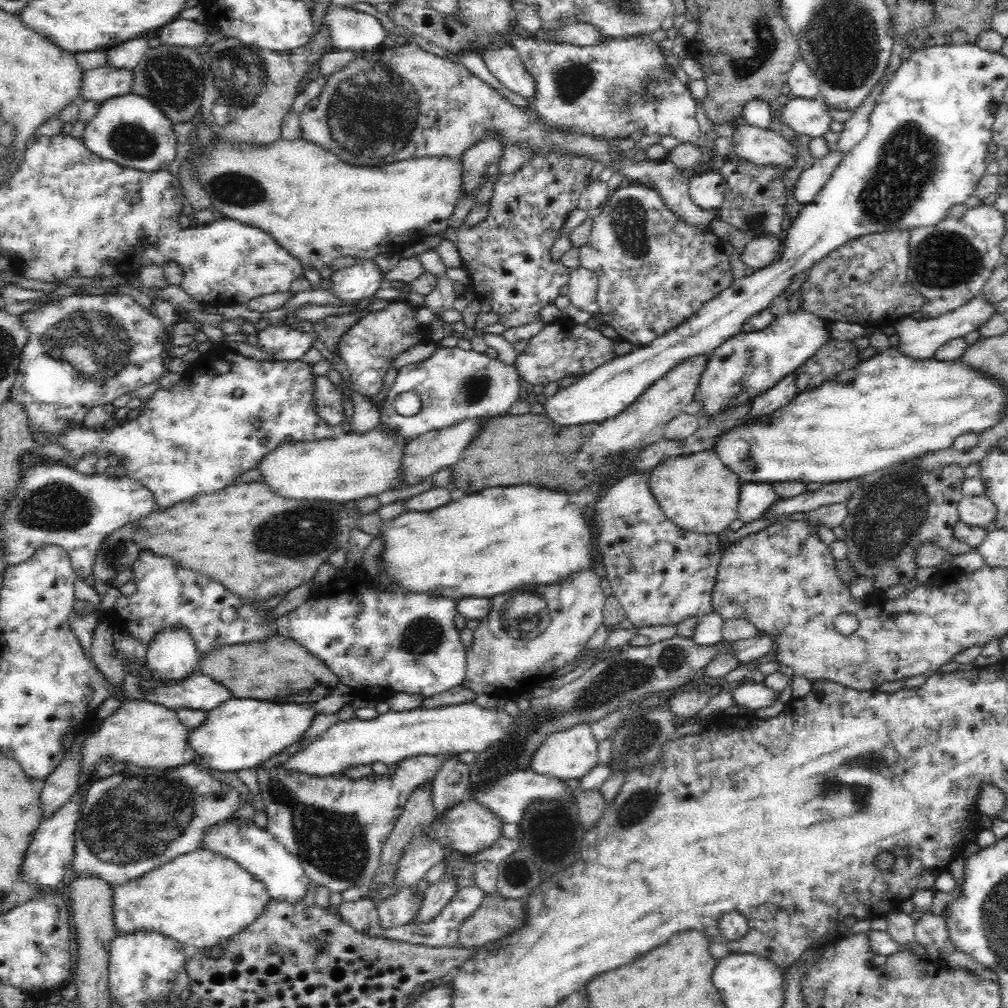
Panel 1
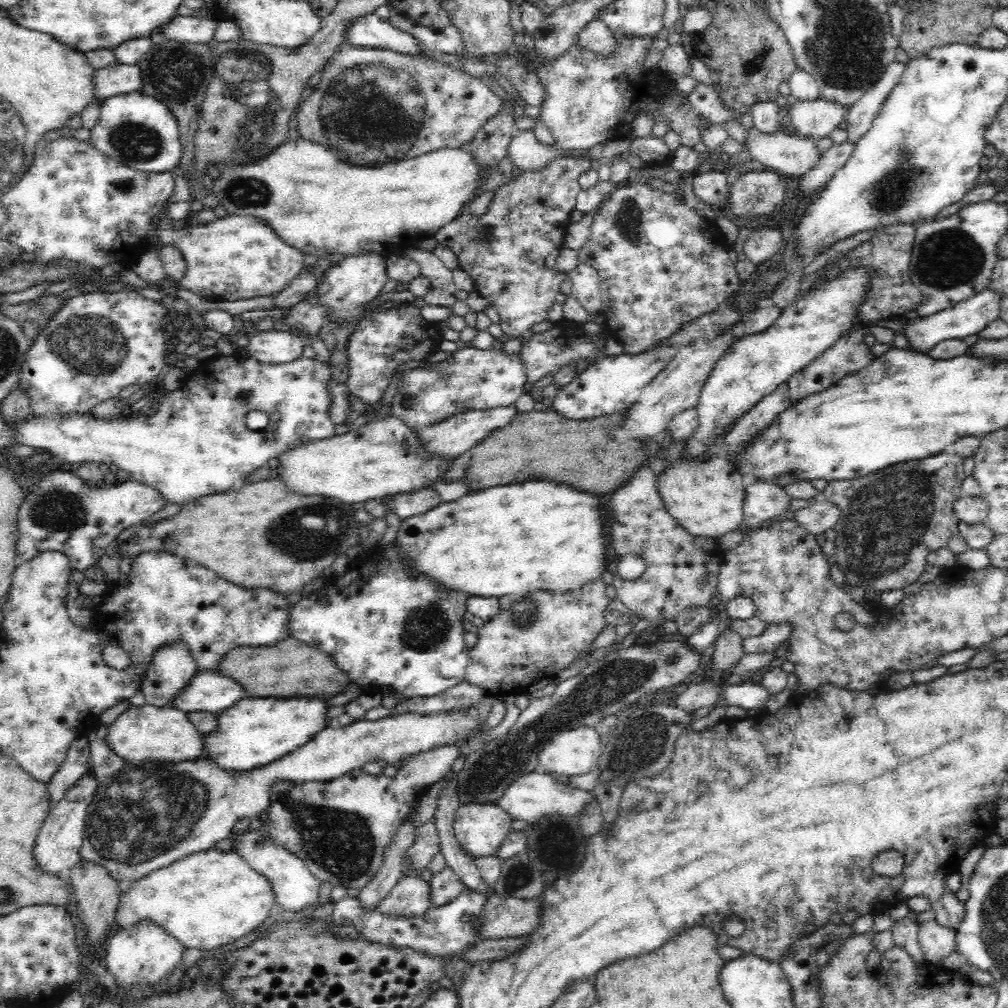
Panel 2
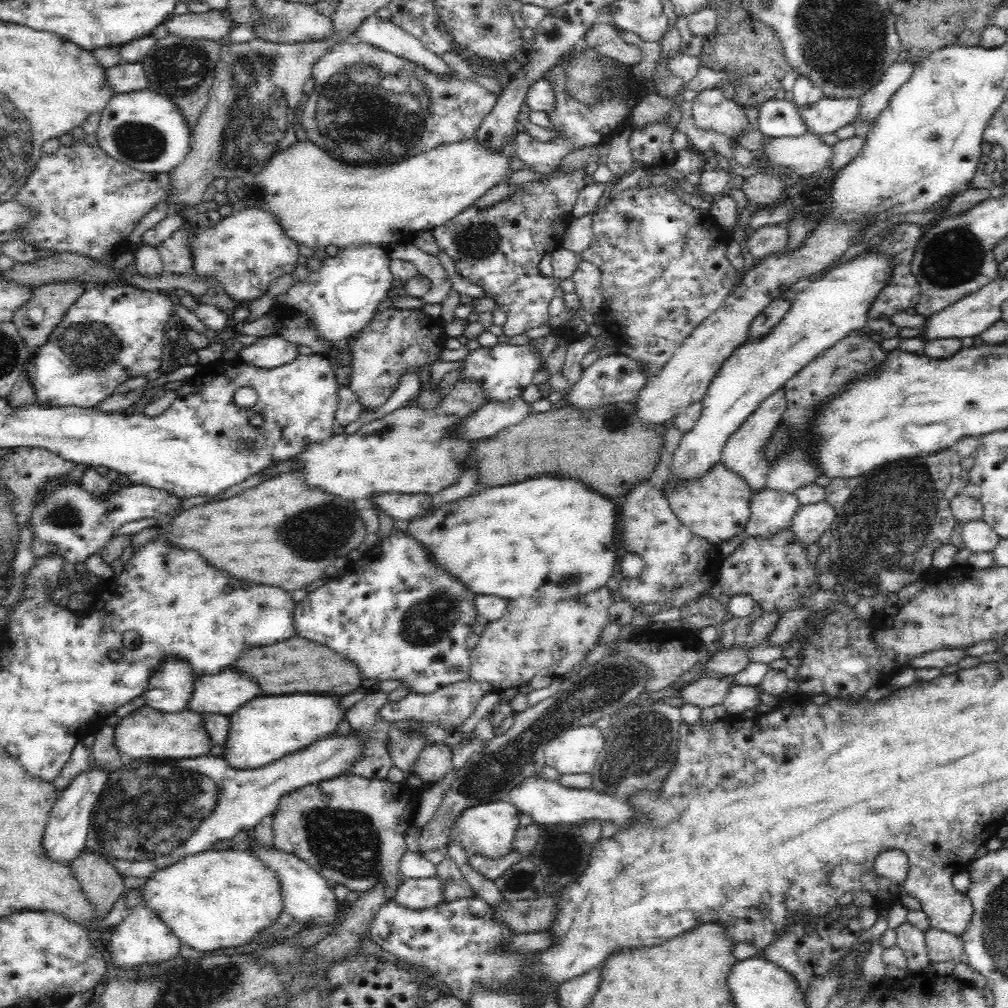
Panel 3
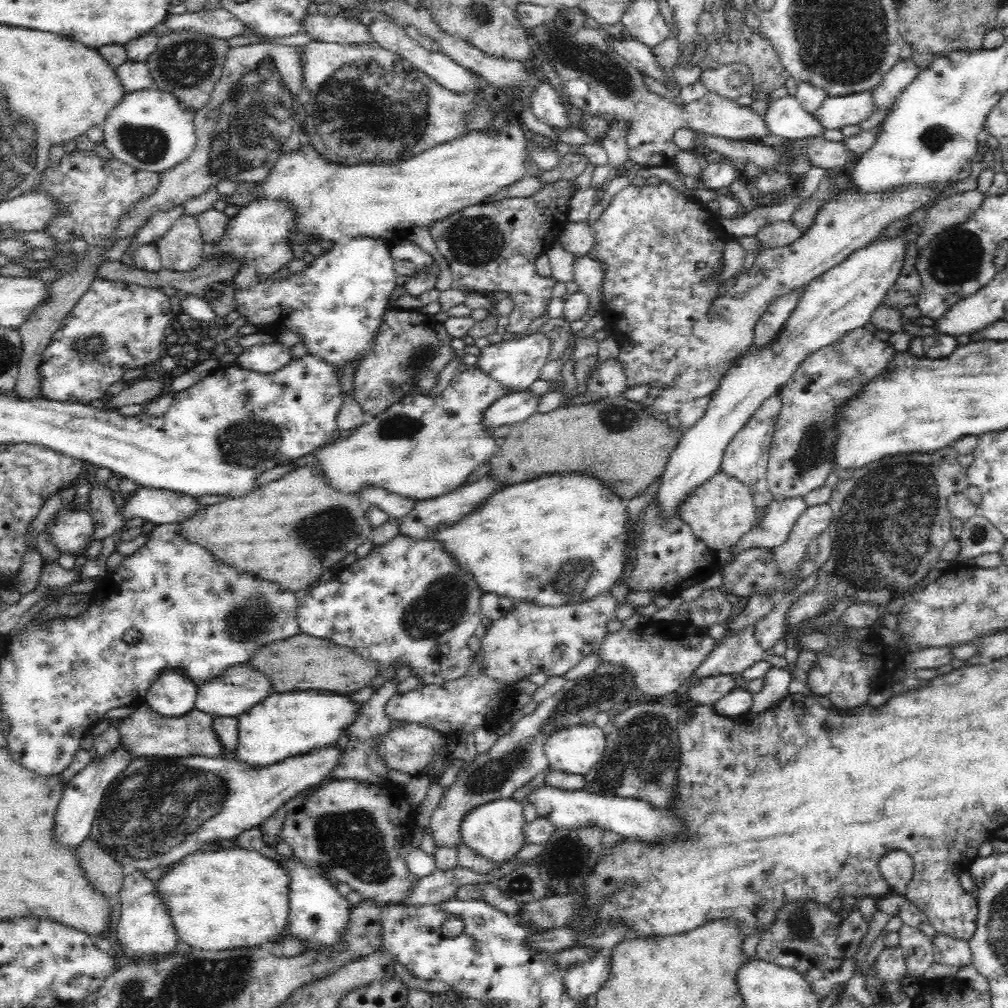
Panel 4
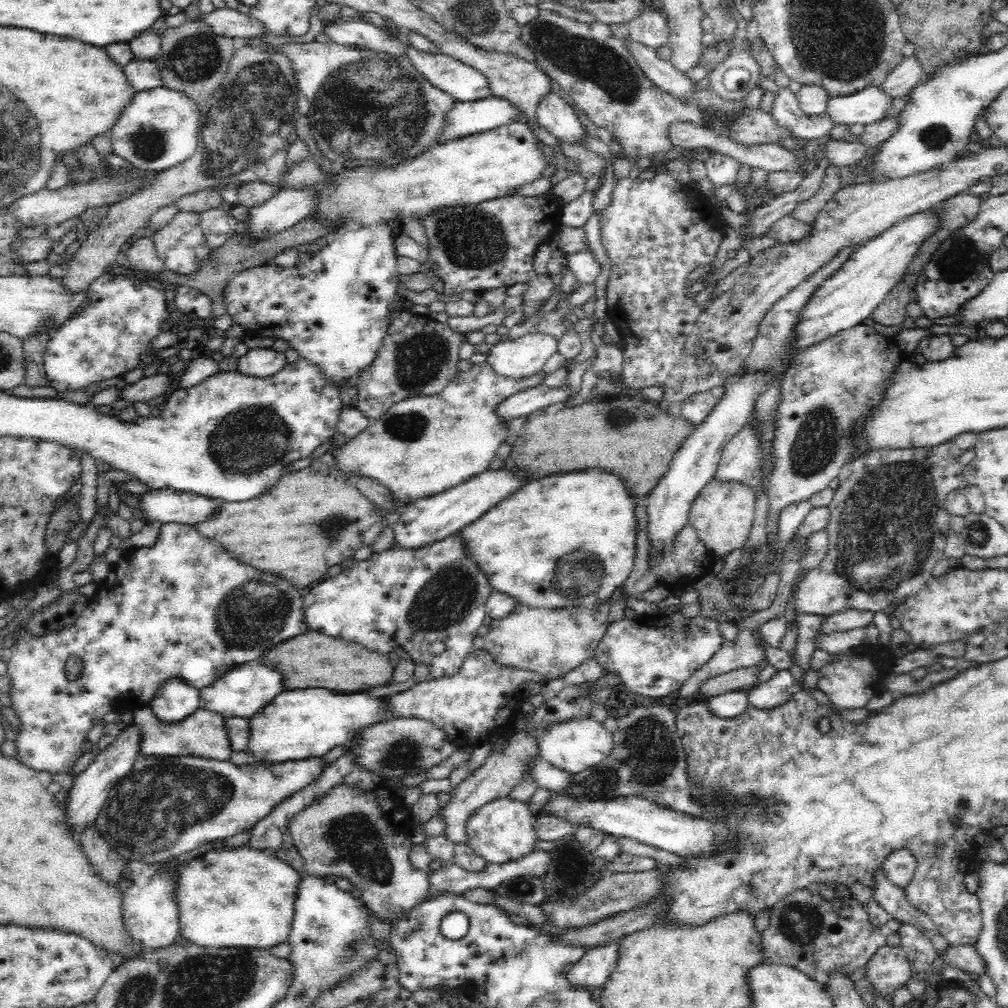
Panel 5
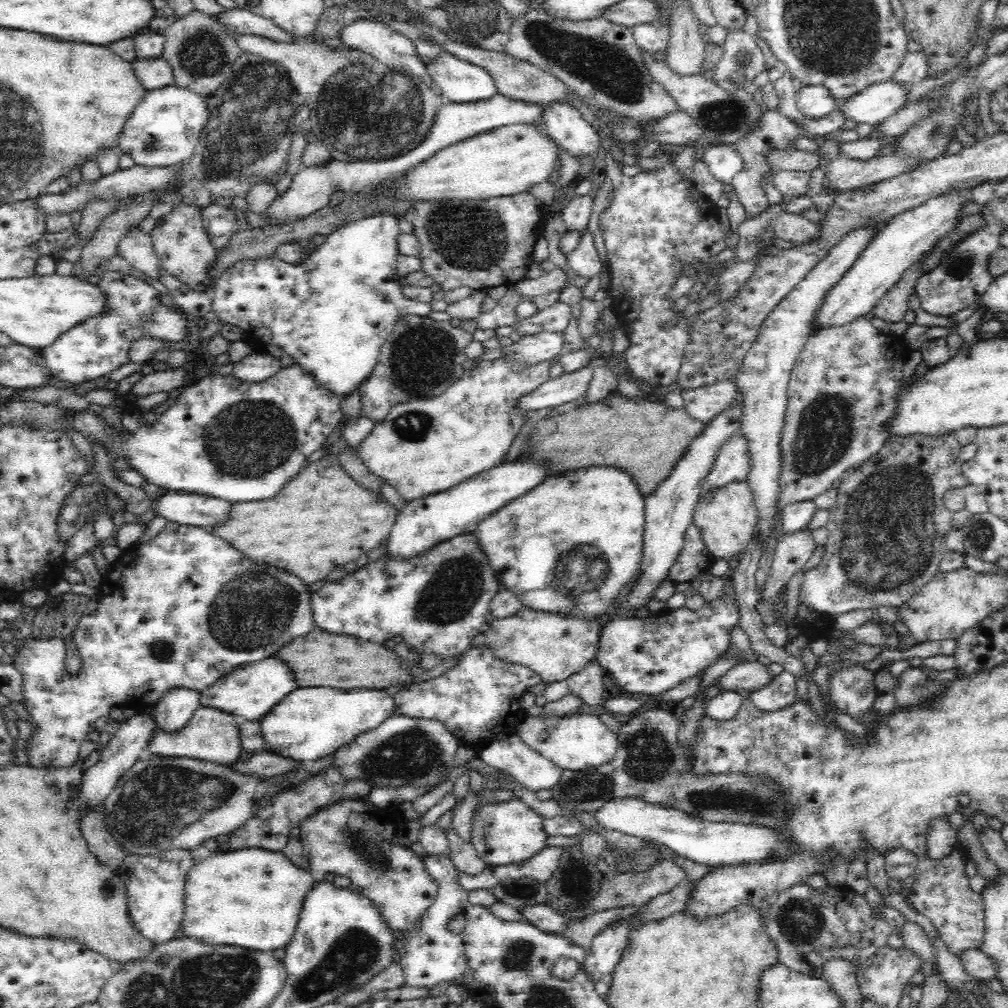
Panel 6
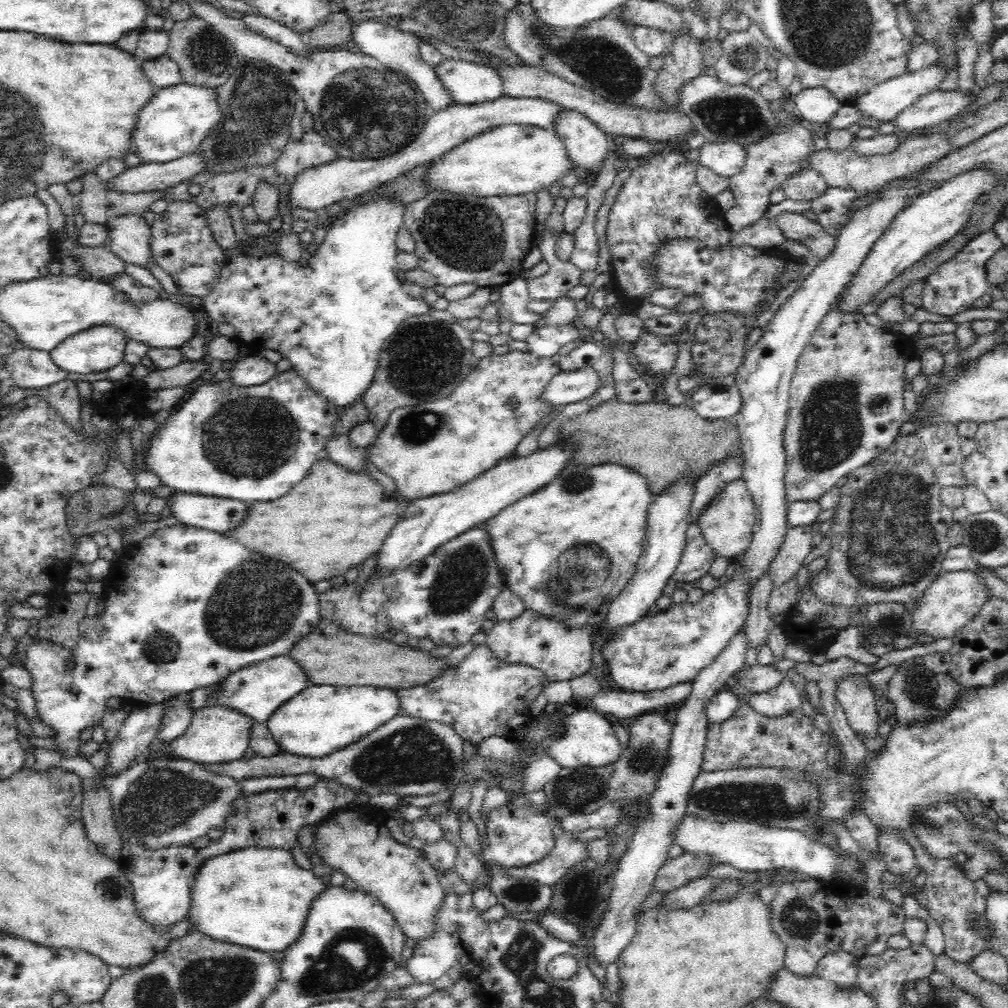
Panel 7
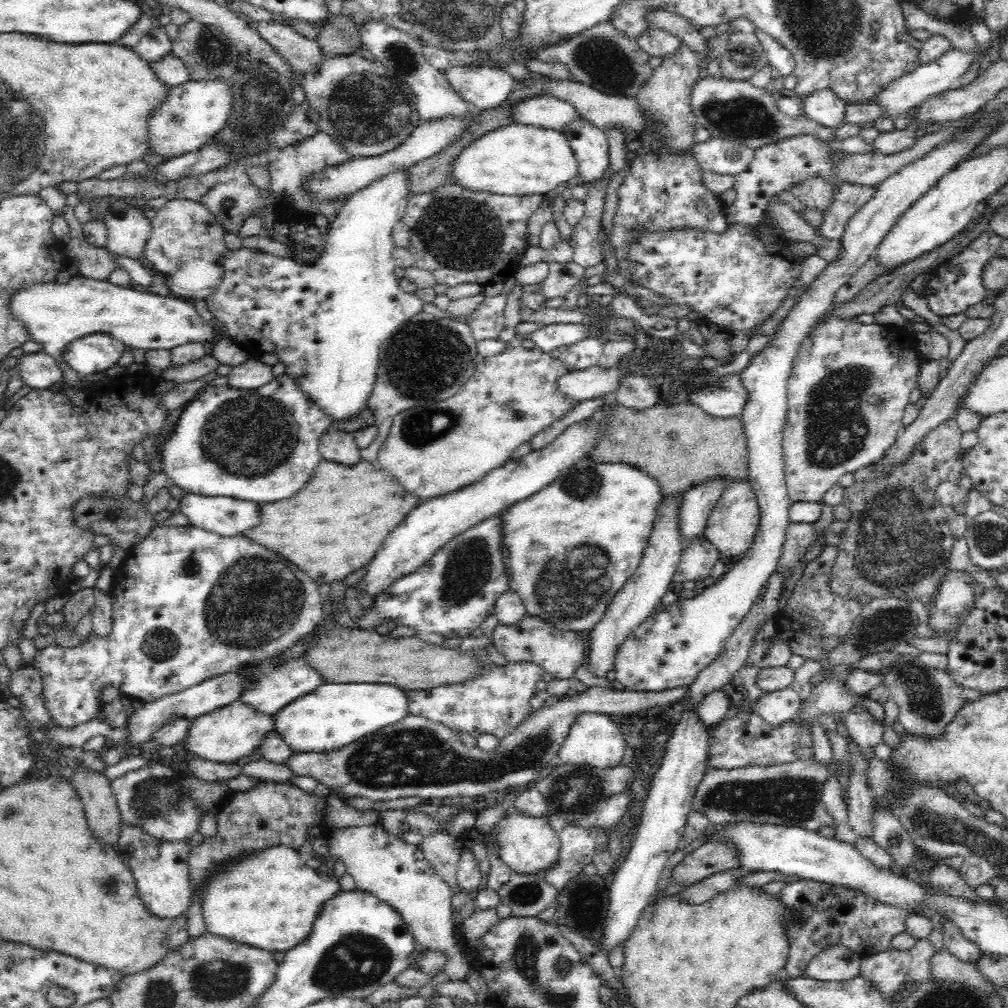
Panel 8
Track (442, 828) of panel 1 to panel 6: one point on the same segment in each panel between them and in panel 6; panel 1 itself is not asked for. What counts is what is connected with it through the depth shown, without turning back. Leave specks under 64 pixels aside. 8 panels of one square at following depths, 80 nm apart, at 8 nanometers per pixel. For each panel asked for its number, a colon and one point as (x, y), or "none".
2: (480, 828)
3: (487, 830)
4: (494, 830)
5: (503, 830)
6: (506, 832)

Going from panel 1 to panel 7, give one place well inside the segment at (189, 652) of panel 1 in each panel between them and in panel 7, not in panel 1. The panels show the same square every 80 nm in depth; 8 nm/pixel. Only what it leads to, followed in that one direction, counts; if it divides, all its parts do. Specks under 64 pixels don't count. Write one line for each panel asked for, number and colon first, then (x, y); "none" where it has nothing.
2: (171, 667)
3: (169, 687)
4: (172, 694)
5: (174, 700)
6: (174, 708)
7: (176, 719)

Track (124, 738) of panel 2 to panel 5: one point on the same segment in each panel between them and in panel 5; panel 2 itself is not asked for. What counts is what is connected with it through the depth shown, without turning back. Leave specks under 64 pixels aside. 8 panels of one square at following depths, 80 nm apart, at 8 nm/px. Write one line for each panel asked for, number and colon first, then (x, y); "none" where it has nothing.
3: (146, 732)
4: (144, 733)
5: (202, 734)

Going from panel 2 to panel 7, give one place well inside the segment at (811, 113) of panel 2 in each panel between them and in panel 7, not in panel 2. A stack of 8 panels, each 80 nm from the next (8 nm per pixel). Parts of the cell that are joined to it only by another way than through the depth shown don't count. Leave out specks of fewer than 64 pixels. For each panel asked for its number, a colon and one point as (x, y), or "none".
3: (827, 115)
4: (835, 112)
5: (866, 106)
6: (877, 102)
7: (884, 102)

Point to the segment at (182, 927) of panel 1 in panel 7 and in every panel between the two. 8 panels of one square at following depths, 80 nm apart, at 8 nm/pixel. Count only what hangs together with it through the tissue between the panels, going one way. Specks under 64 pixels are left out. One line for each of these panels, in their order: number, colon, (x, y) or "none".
2: (210, 898)
3: (211, 900)
4: (234, 898)
5: (243, 898)
6: (251, 898)
7: (258, 898)

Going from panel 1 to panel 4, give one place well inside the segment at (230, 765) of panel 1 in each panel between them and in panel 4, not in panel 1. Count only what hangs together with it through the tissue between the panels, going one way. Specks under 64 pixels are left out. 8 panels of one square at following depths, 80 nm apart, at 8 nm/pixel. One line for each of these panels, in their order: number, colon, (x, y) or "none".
2: (253, 732)
3: (268, 727)
4: (284, 725)

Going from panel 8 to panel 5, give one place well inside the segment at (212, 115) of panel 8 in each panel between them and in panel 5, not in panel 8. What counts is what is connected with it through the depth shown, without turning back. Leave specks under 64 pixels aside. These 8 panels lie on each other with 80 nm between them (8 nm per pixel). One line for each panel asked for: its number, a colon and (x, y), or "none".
5: (159, 129)
6: (163, 130)
7: (176, 119)

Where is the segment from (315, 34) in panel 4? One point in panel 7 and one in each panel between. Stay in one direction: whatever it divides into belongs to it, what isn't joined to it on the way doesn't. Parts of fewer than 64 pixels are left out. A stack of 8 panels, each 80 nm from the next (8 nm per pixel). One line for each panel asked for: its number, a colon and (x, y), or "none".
5: (361, 34)
6: (390, 48)
7: (399, 51)

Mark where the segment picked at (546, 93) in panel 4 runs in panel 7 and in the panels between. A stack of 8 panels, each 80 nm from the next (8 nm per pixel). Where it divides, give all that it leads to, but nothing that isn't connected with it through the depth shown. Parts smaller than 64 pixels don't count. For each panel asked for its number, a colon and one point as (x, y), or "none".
5: (554, 112)
6: (567, 124)
7: (585, 142)

